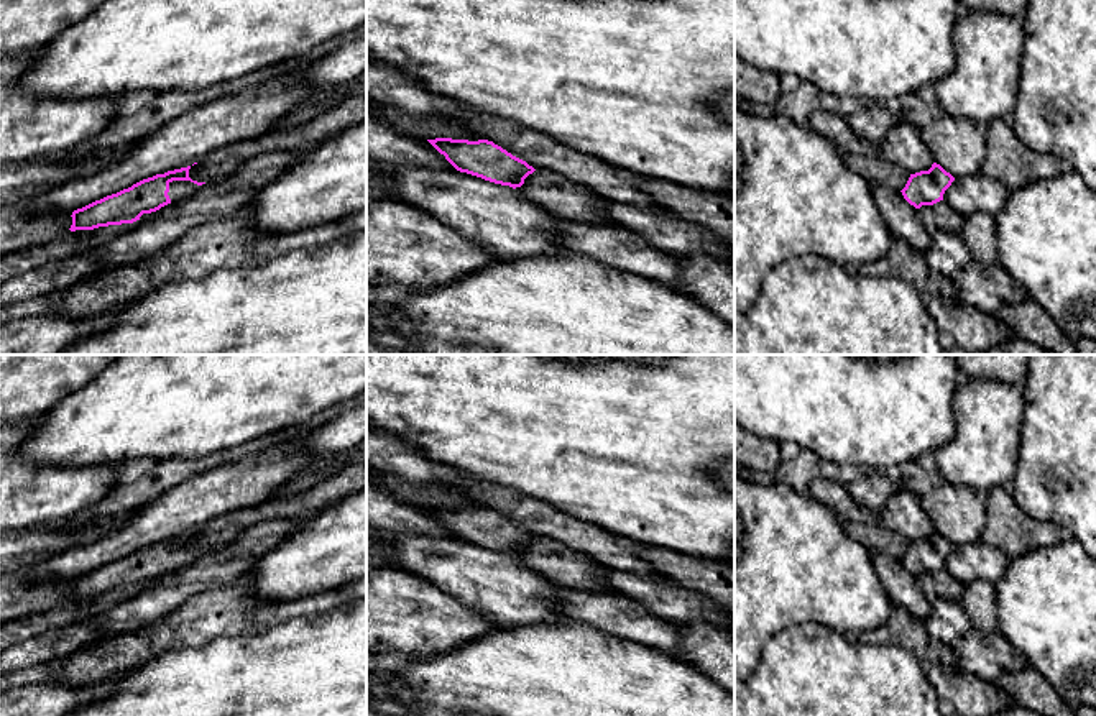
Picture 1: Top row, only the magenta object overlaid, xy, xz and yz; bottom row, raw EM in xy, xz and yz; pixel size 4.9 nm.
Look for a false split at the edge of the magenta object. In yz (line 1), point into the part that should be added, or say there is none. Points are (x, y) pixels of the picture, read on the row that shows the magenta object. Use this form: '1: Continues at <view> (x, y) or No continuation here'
1: No continuation here

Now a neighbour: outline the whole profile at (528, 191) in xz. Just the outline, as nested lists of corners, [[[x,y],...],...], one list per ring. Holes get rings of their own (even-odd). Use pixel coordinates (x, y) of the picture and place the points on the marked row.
[[[536,169],[514,192],[524,200],[552,210],[565,222],[610,225],[608,218],[601,213],[601,207],[608,202],[605,197],[564,179],[554,171]]]

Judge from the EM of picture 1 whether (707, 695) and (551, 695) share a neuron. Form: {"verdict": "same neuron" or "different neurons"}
{"verdict": "same neuron"}

